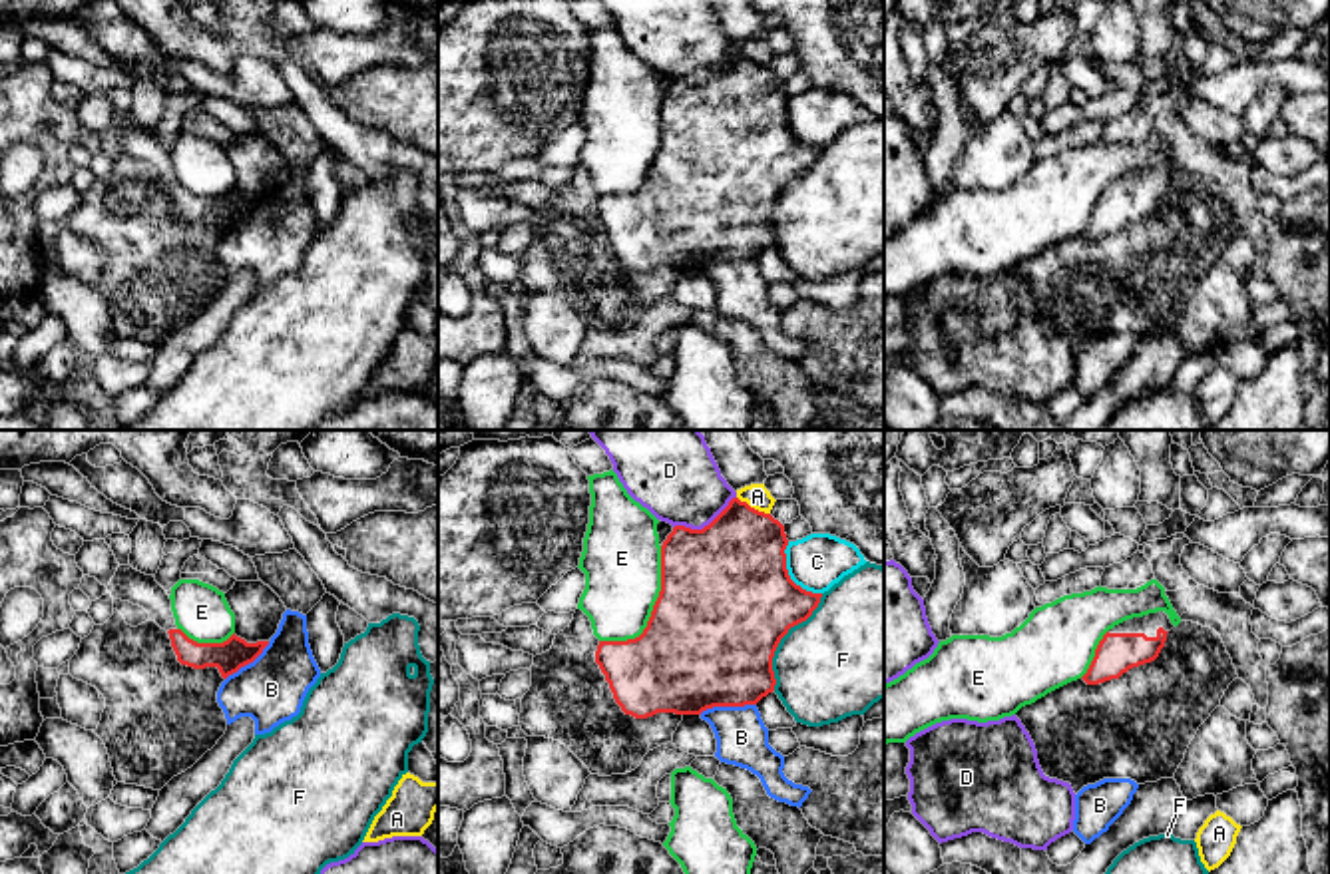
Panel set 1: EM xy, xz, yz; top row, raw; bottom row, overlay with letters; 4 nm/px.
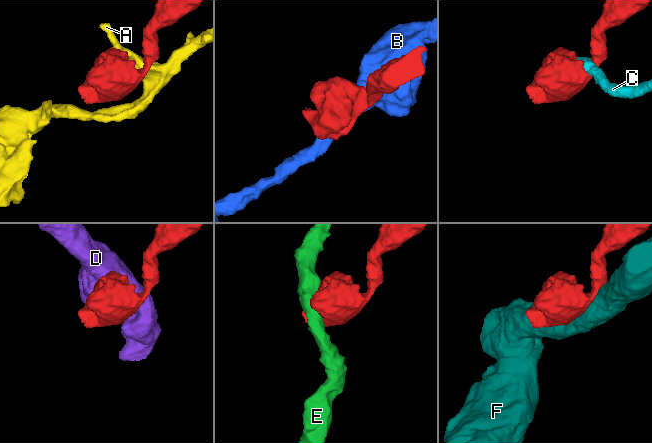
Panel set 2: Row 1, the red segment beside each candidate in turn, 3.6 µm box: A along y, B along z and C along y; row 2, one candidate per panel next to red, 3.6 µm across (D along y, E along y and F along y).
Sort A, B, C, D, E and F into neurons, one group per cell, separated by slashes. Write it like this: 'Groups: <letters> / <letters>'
Groups: A / B / C / D / E / F

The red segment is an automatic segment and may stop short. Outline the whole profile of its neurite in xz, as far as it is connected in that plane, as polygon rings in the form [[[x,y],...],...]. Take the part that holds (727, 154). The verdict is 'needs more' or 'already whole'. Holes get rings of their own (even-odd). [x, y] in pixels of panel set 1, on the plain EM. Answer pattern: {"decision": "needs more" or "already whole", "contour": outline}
{"decision": "already whole", "contour": [[[733,52],[703,84],[675,80],[661,100],[661,145],[643,187],[599,195],[599,219],[625,269],[701,269],[713,261],[757,259],[775,245],[773,211],[790,181],[806,175],[822,147],[796,139],[786,123],[784,80]]]}

